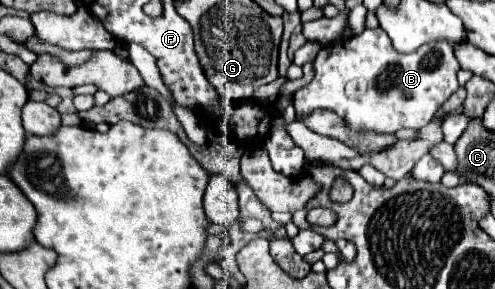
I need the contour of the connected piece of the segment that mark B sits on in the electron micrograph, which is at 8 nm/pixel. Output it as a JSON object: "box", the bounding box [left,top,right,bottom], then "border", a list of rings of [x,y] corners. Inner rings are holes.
{"box":[294,28,460,134],"border":[[[382,28],[364,30],[360,36],[342,38],[342,42],[324,46],[314,60],[314,80],[300,88],[294,94],[296,118],[306,120],[314,110],[330,110],[342,116],[352,132],[378,132],[378,134],[396,134],[402,128],[424,128],[438,108],[452,96],[460,84],[456,80],[456,72],[460,64],[454,56],[454,46],[448,42],[424,44],[412,54],[400,54],[390,44],[390,38]]]}

